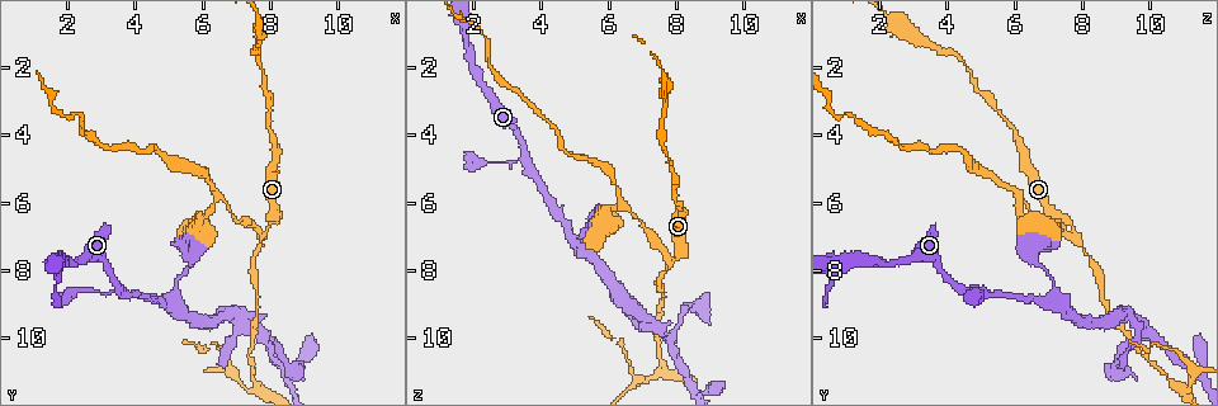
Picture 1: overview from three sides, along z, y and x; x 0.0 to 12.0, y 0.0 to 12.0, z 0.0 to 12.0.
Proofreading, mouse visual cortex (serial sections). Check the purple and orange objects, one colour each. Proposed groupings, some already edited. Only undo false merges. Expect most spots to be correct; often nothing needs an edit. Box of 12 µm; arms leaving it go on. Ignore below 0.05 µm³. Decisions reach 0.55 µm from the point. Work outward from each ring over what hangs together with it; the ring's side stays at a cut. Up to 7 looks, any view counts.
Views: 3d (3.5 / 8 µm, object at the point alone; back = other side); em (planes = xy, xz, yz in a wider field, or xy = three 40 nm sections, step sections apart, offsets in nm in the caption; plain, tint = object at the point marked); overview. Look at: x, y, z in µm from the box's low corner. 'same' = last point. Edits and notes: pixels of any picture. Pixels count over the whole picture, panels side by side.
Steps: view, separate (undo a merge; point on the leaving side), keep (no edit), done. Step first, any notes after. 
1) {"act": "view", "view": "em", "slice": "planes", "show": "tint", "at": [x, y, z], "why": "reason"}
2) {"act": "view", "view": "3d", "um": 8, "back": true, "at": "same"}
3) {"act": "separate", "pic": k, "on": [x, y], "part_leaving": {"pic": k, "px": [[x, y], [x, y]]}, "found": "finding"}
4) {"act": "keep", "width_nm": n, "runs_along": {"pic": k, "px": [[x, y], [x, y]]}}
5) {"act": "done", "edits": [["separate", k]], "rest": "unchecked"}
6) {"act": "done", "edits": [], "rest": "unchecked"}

{"act": "view", "view": "3d", "um": 3.5, "at": [7.9, 6.9, 7.6], "why": "abrupt turn"}

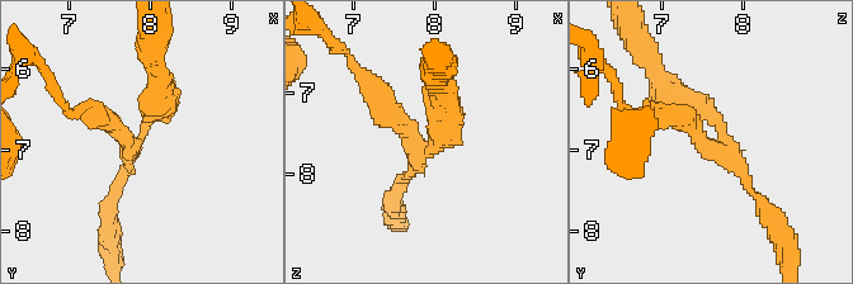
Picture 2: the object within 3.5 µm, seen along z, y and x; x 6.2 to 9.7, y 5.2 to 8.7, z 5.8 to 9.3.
{"act": "separate", "pic": 2, "on": [377, 109], "part_leaving": {"pic": 2, "px": [[403, 131], [348, 52], [337, 50]]}, "found": "two cells meet here"}

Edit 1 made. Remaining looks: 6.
{"act": "view", "view": "overview", "why": "see it whole again"}

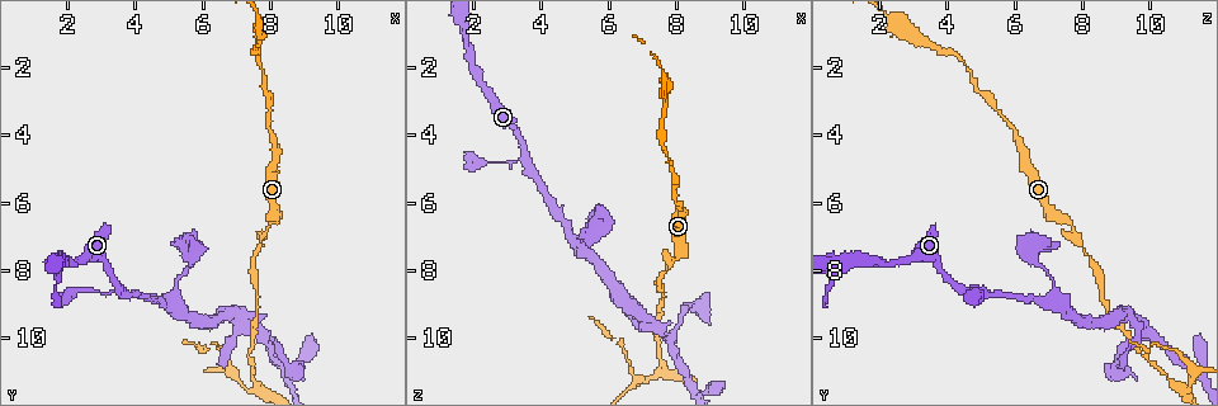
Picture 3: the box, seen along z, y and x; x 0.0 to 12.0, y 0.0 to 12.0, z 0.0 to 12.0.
{"act": "view", "view": "3d", "um": 3.5, "at": [3.5, 8.7, 4.7], "why": "branch point"}

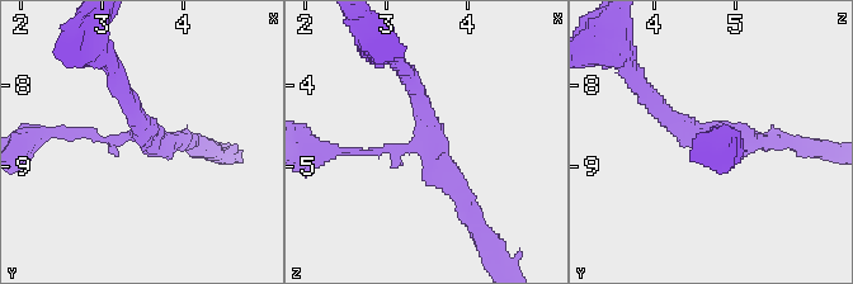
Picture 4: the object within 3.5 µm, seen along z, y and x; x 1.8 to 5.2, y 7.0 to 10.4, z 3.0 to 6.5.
{"act": "view", "view": "em", "slice": "planes", "show": "tint", "at": [3.50, 8.65, 4.65], "arms": 3, "arm_widths_nm": [100, 200, 250], "why": "need the tissue"}

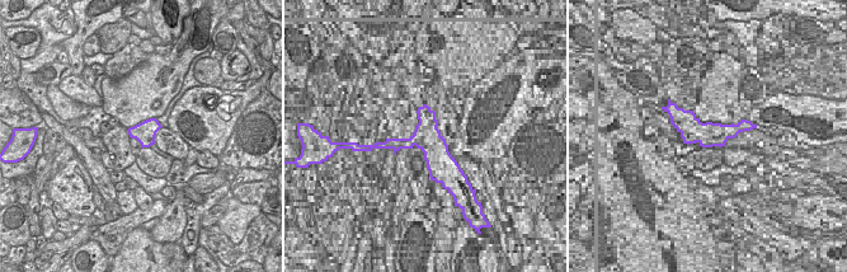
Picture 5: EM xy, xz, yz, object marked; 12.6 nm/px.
{"act": "keep", "runs_along": {"pic": 4, "px": [[405, 74], [432, 155], [467, 209]]}, "found": "one cell here"}

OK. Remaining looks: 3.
{"act": "view", "view": "3d", "um": 3.5, "at": [5.1, 9.0, 7.2], "why": "a fork"}

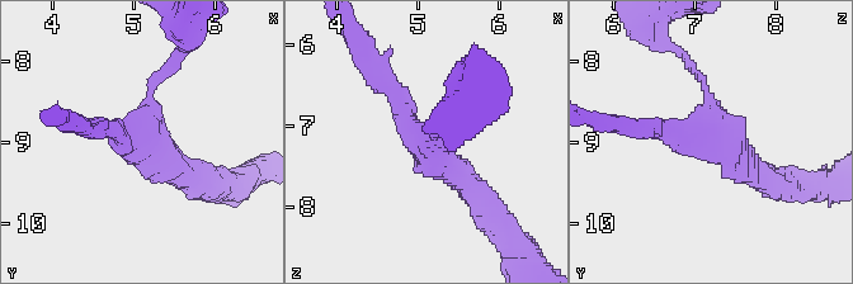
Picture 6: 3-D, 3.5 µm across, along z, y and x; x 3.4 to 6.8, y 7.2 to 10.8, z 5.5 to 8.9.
{"act": "keep", "arm_widths_nm": [100, 200, 350], "runs_along": {"pic": 6, "px": [[380, 79], [434, 160], [477, 195]]}, "found": "continuous, no second cell"}

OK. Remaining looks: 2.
{"act": "done", "edits": [["separate", 2]], "rest": "unchecked"}

